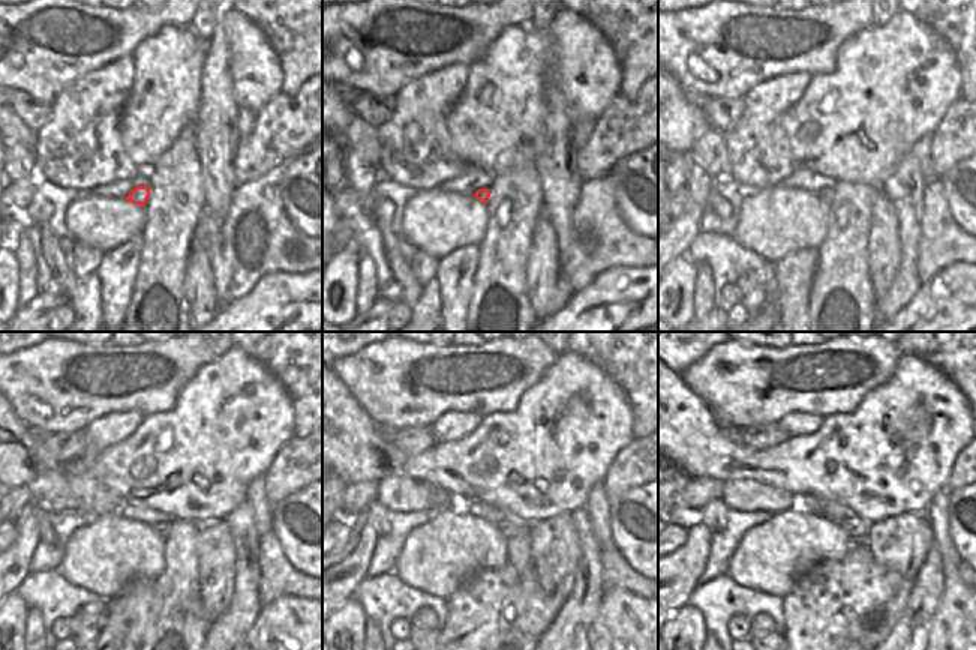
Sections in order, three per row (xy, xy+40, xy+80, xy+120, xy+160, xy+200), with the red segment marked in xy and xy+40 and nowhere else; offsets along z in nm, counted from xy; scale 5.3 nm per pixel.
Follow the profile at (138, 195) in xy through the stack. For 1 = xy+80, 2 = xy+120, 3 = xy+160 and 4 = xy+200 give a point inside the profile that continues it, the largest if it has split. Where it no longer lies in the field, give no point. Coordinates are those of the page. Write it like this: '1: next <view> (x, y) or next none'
1: next xy+80 (825, 194)
2: next xy+120 (162, 529)
3: next xy+160 (510, 521)
4: next xy+200 (856, 527)

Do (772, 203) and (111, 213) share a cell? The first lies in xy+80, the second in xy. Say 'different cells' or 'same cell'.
same cell

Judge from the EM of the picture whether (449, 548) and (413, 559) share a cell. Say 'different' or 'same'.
same

